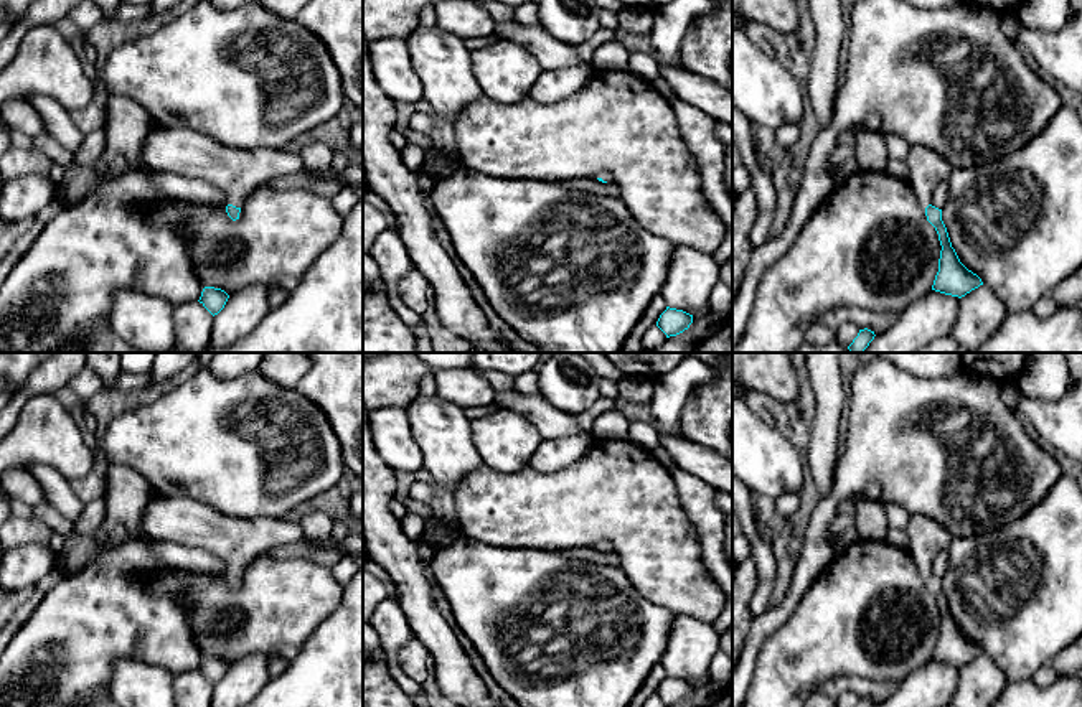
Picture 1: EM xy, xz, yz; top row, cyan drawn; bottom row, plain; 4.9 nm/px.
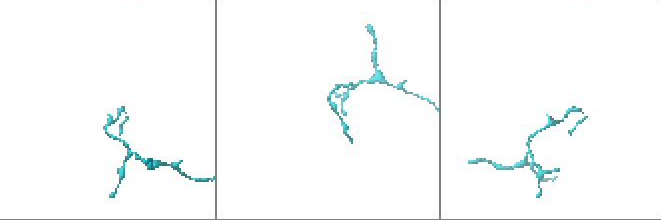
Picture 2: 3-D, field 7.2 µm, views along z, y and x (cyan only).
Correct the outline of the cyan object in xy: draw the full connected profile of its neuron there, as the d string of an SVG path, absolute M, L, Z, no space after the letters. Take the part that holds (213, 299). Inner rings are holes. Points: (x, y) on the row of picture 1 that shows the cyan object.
M205 287L198 302L214 316L224 308L228 298L224 290Z

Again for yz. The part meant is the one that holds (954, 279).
M912 145L906 163L909 166L909 181L925 208L927 221L935 227L942 246L932 290L962 298L983 285L983 282L960 262L942 221L942 209L930 204L935 186L948 180L952 166L937 152L924 145Z

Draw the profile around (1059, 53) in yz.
M1018 10L1000 13L1001 21L1018 25L1019 48L1028 49L1036 63L1066 87L1082 92L1082 10L1072 13L1056 31L1026 26Z

